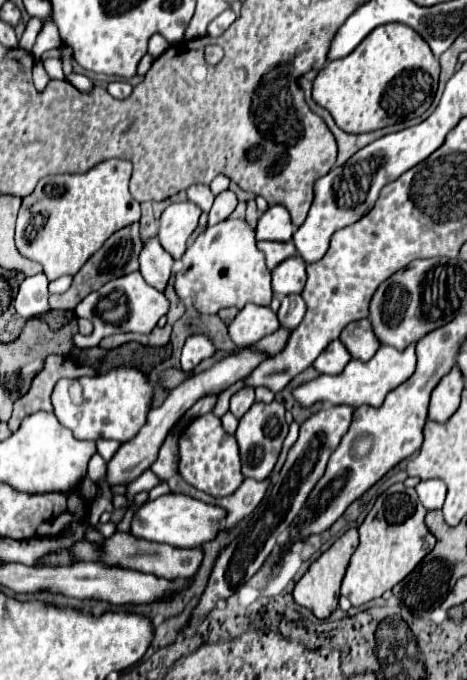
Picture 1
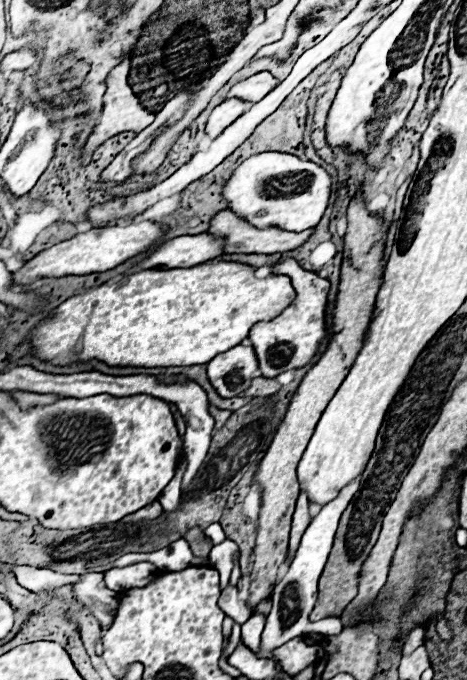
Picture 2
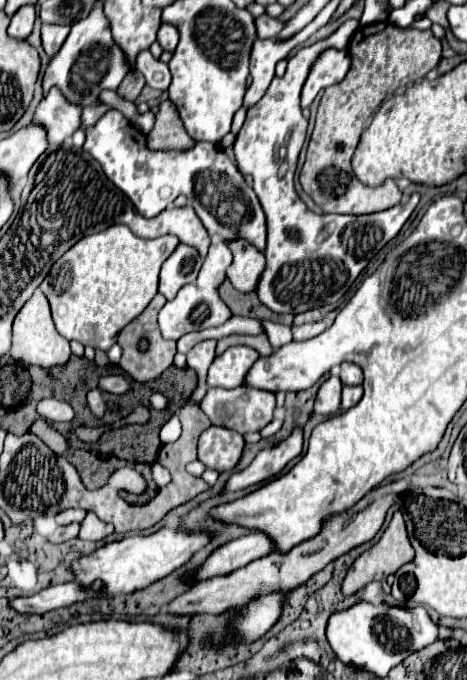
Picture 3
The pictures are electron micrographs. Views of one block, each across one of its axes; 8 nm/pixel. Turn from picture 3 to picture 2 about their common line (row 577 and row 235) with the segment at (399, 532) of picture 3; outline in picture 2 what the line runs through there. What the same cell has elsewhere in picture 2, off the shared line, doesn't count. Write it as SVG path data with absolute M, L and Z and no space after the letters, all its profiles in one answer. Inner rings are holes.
M362 190L350 200L348 206L348 230L344 236L344 260L342 260L342 274L340 274L340 292L336 298L336 306L332 312L332 330L326 352L320 356L320 360L308 370L302 384L298 386L290 408L282 420L282 426L278 428L270 448L266 450L264 458L260 460L260 466L254 474L254 484L262 492L262 504L258 514L258 532L256 532L256 546L254 546L254 560L252 560L252 572L250 572L250 590L248 590L248 608L254 610L262 600L270 598L272 588L276 584L276 574L280 564L286 558L288 552L288 534L290 534L290 522L298 498L298 480L296 480L296 466L308 446L308 440L314 432L314 426L318 424L318 418L326 410L330 398L336 394L338 386L344 382L346 374L350 372L350 366L354 364L354 358L362 350L362 340L366 338L366 330L372 322L372 312L376 304L378 290L382 286L384 276L384 248L386 248L386 236L388 236L388 222L382 216L374 216L368 212Z

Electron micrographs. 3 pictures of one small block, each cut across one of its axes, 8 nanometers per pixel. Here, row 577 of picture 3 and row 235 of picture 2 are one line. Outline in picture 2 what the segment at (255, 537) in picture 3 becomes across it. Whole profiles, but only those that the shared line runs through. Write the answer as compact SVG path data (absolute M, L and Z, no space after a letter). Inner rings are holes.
M208 232L204 234L196 234L196 236L178 236L174 240L168 240L164 244L158 246L158 250L154 250L144 262L138 264L138 268L132 268L128 272L134 272L134 270L146 270L146 268L184 268L184 266L194 266L194 264L200 264L200 262L206 262L206 260L212 260L216 256L222 256L224 254L224 238L218 238L218 236L212 236Z

